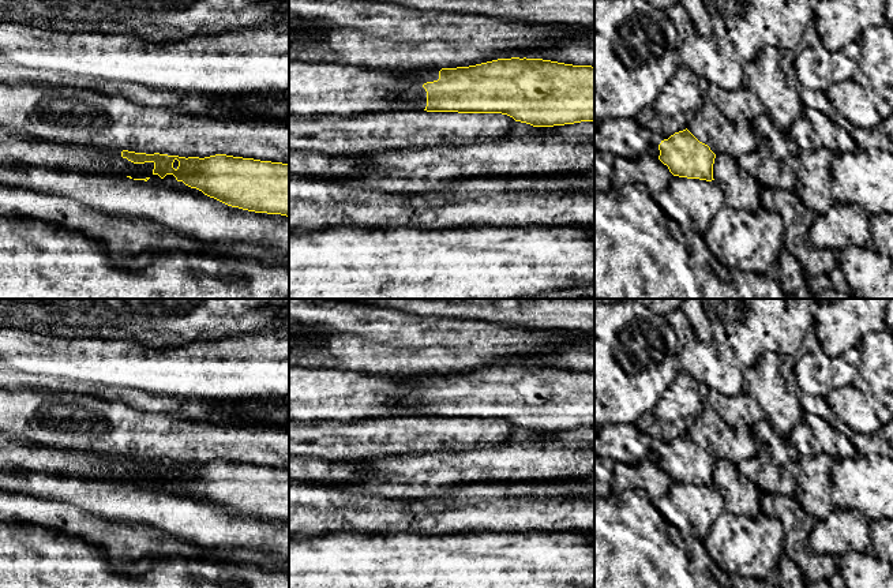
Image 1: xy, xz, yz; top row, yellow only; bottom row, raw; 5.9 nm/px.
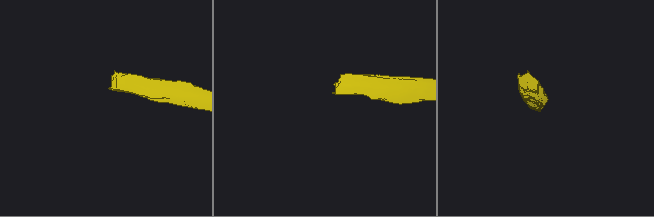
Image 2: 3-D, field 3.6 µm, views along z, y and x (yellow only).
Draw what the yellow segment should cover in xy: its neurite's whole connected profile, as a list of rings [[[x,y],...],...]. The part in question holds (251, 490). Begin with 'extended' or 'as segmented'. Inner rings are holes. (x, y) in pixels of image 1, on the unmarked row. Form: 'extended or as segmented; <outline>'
as segmented; [[[123,456],[134,469],[153,468],[153,480],[173,480],[228,512],[289,523],[289,469],[215,460],[205,464]]]

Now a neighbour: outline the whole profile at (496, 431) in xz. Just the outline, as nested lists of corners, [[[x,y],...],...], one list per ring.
[[[390,416],[350,422],[289,420],[289,456],[354,462],[379,456],[462,452],[507,443],[514,428],[513,423],[502,419]]]

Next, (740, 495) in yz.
[[[725,458],[716,460],[713,484],[718,490],[727,513],[757,517],[761,513],[761,491],[738,465]]]

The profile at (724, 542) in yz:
[[[724,512],[714,520],[703,546],[731,577],[769,580],[774,578],[784,554],[784,531],[777,518],[763,512],[754,518]]]

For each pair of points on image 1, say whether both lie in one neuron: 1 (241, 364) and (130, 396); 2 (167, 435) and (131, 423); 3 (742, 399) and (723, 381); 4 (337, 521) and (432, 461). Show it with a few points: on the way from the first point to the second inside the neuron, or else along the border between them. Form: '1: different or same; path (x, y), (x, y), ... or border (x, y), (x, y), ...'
1: different; border (126, 388), (162, 393), (176, 399)
2: same; path (158, 435), (143, 435), (139, 431)
3: different; border (708, 388), (728, 396), (742, 392)
4: different; border (346, 494), (382, 494), (411, 500)

